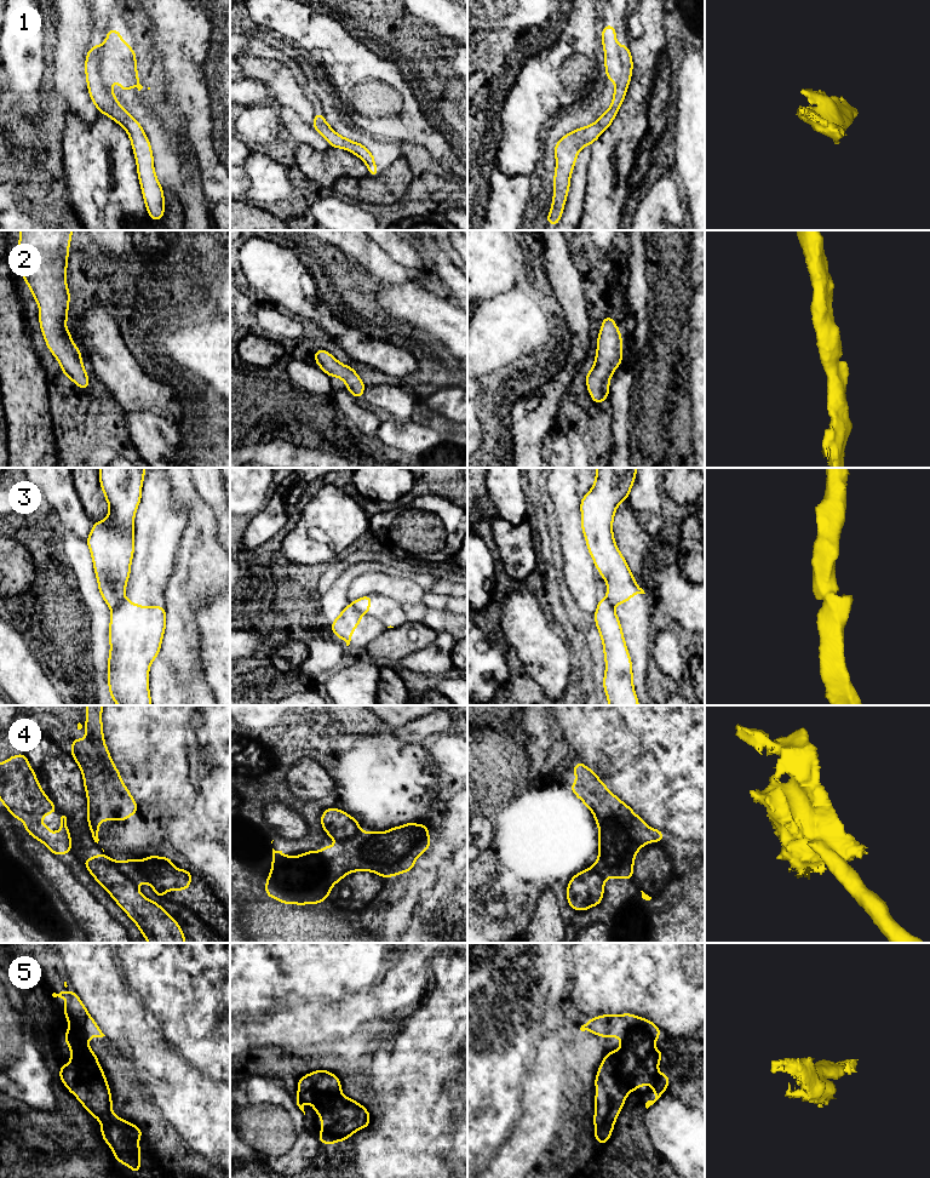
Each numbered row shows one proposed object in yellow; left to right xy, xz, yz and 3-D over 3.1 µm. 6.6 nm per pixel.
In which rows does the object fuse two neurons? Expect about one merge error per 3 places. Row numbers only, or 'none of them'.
1, 3, 4

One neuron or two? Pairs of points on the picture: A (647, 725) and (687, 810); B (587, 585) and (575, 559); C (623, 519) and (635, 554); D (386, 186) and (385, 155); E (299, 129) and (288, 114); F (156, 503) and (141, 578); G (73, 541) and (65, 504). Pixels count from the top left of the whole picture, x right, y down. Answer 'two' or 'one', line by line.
A: one
B: one
C: one
D: two
E: one
F: one
G: two

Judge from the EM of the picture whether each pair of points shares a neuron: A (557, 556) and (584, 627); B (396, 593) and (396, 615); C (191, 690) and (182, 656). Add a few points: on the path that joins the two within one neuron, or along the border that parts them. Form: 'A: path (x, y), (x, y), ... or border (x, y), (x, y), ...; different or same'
A: path (560, 573), (561, 583), (572, 610); same
B: border (368, 594), (384, 594), (401, 604); different
C: border (166, 661), (182, 681), (195, 669), (204, 672); different

